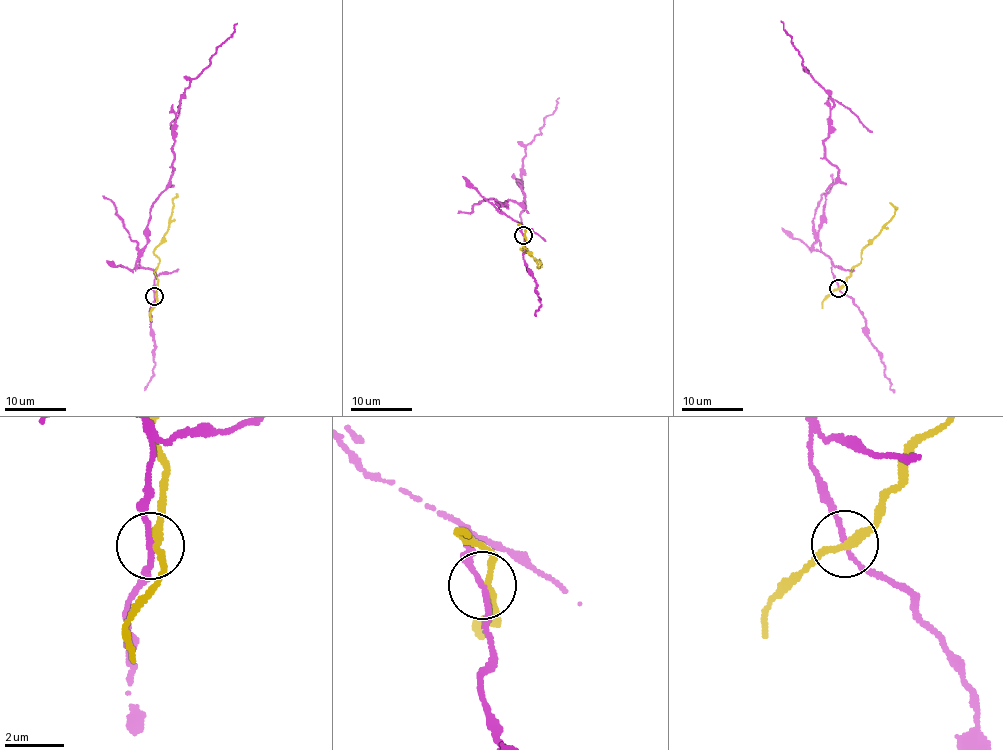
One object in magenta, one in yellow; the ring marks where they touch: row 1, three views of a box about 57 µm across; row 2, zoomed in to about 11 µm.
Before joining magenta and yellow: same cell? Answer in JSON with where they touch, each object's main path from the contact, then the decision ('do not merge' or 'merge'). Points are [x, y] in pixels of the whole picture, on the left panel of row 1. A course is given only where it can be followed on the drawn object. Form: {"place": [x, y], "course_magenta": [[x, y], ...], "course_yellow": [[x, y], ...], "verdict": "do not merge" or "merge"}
{"place": [154, 296], "course_magenta": [[155, 296], [154, 272], [140, 265], [140, 250], [146, 243], [150, 206], [172, 173], [179, 102], [237, 22]], "course_yellow": [[155, 296], [156, 268], [160, 262], [153, 251], [168, 228], [176, 194]], "verdict": "do not merge"}

